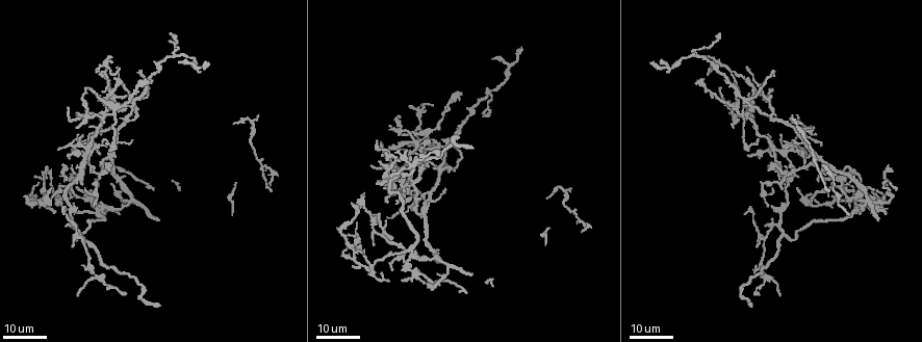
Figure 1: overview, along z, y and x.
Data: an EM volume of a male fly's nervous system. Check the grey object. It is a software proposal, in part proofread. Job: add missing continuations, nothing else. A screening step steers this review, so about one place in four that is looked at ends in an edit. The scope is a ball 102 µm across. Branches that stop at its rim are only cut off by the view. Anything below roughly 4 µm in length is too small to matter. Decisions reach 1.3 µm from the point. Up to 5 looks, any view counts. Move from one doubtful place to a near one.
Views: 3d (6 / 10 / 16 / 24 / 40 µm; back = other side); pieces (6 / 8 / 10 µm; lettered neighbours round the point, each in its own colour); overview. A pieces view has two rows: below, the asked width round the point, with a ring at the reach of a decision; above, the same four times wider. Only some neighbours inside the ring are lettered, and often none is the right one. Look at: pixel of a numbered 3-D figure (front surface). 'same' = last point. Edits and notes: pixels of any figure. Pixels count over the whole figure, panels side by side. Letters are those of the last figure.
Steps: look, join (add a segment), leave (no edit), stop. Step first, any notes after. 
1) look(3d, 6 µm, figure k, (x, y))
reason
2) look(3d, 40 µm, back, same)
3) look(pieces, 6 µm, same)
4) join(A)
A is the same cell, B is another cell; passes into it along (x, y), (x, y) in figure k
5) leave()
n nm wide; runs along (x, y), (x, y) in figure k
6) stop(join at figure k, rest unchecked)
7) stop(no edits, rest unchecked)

look(3d, 24 µm, figure 1, (373, 167))
thin end

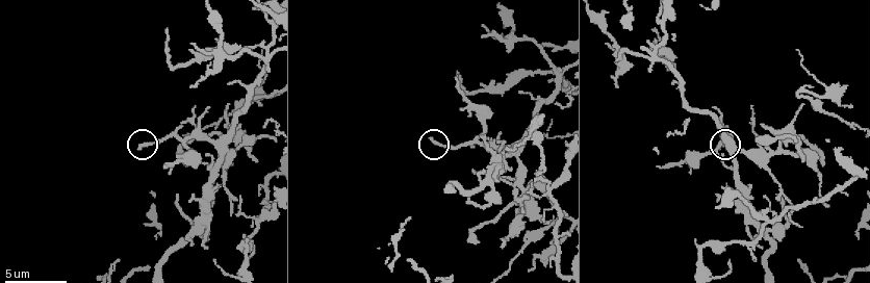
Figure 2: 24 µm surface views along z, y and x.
look(pieces, 8 µm, figure 2, (139, 145))
see the neighbours

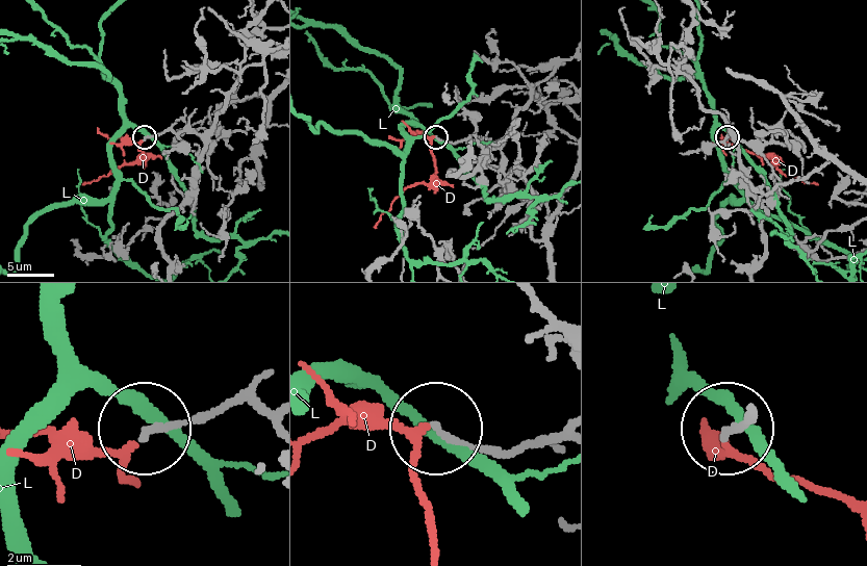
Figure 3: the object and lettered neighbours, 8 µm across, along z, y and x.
join(D)
180 nm wide; D is the same cell, L is another cell; it goes on there

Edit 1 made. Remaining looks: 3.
look(overview)
redraw

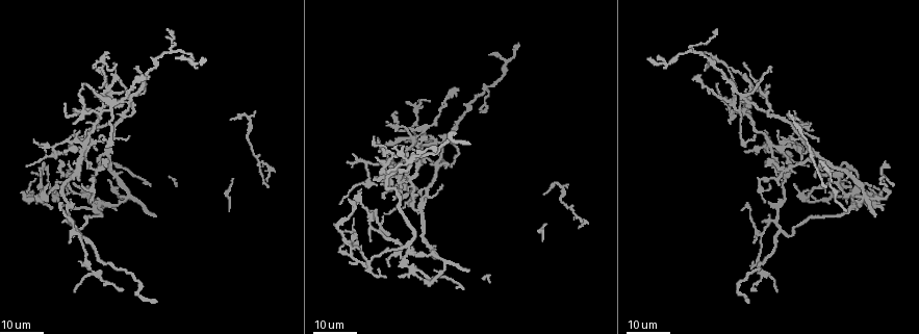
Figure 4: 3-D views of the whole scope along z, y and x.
look(3d, 16 µm, figure 4, (384, 199))
branch stops here

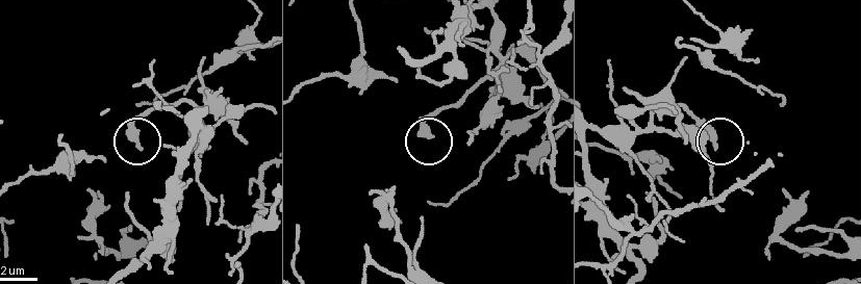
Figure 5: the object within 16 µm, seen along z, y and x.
look(pieces, 8 µm, figure 5, (716, 147))

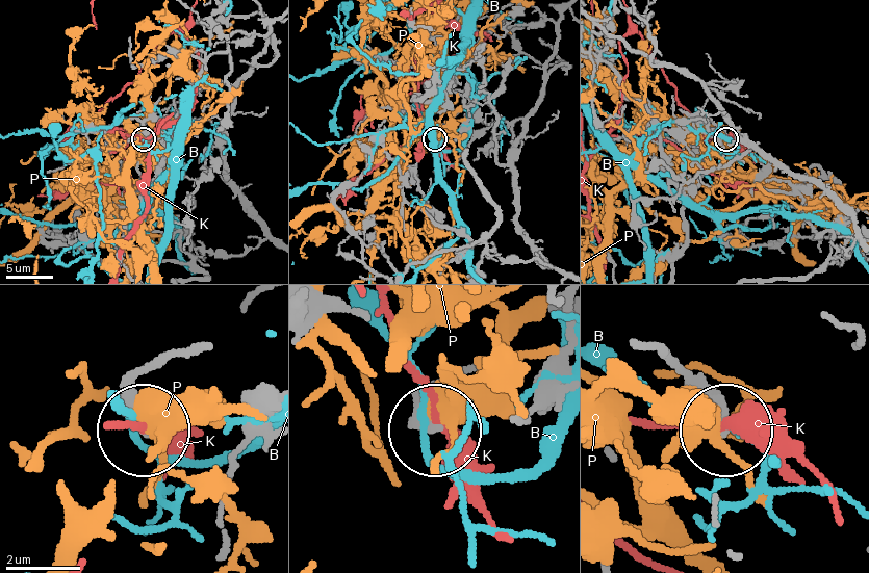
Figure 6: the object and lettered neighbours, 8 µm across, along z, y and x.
leave()
B, K and P are other cells; no lettered segment goes on from it

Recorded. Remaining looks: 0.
stop(join at figure 3, rest unchecked)

